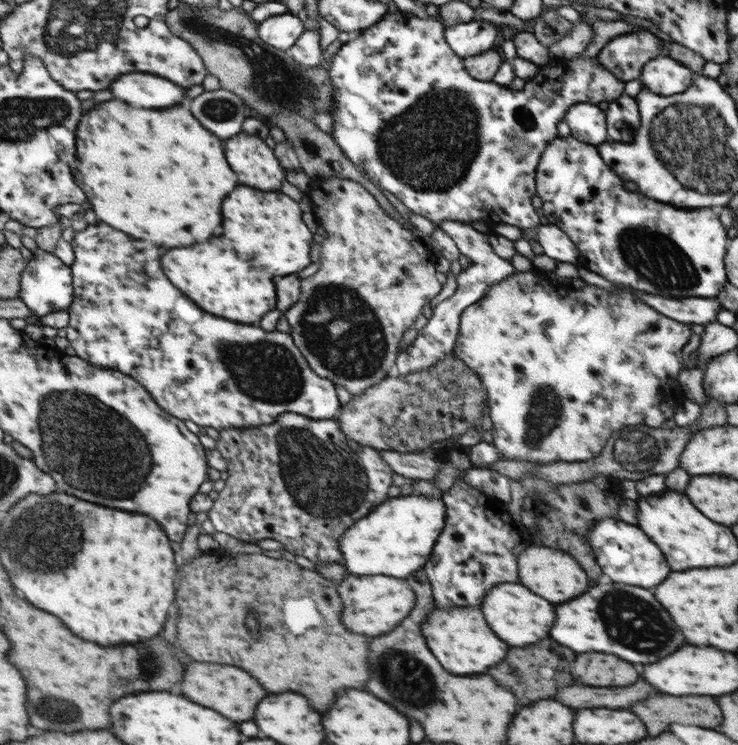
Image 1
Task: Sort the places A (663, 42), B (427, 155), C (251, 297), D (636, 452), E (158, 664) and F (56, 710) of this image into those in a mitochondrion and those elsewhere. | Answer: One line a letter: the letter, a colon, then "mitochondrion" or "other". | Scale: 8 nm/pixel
A: other
B: mitochondrion
C: other
D: mitochondrion
E: mitochondrion
F: mitochondrion

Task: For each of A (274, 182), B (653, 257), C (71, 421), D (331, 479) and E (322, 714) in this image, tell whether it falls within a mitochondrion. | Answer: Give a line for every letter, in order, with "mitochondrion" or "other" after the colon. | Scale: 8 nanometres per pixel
A: other
B: mitochondrion
C: mitochondrion
D: mitochondrion
E: other

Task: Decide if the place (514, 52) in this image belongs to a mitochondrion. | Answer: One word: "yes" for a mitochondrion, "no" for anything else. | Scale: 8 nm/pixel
no

